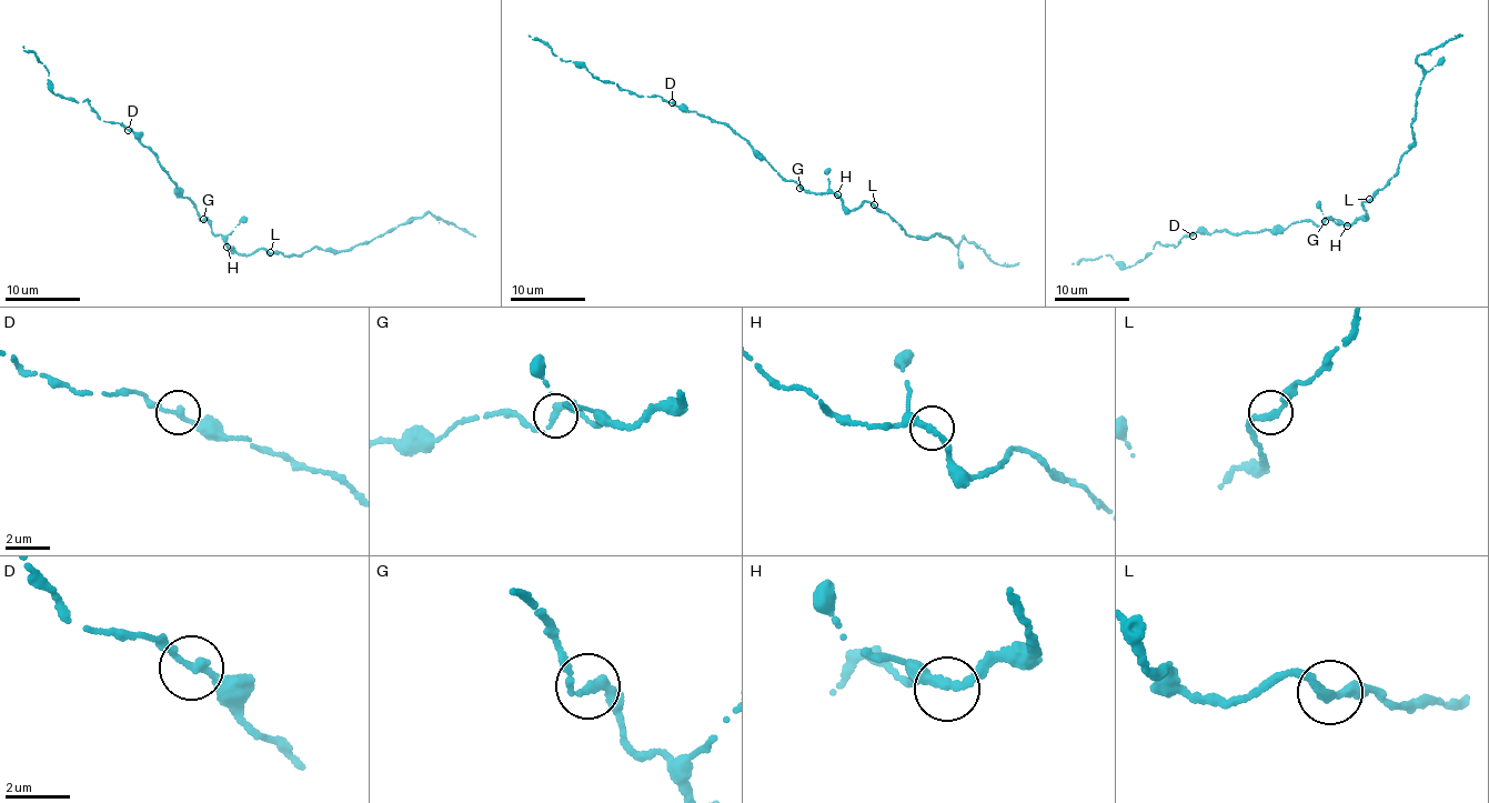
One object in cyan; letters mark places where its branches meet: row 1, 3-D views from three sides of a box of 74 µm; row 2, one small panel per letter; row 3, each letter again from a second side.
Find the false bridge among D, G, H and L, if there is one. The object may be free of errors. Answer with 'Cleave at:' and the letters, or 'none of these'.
Cleave at: none of these

